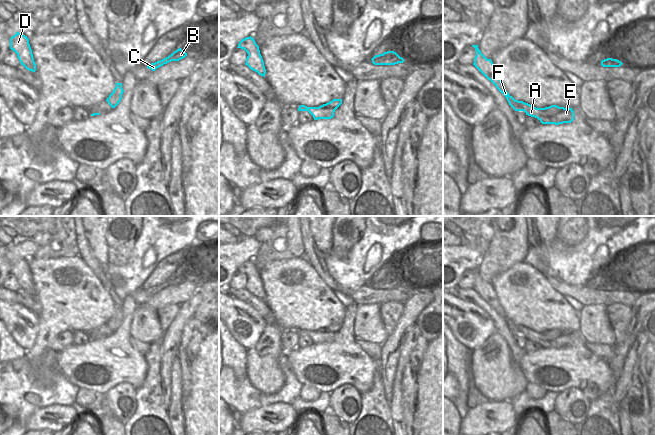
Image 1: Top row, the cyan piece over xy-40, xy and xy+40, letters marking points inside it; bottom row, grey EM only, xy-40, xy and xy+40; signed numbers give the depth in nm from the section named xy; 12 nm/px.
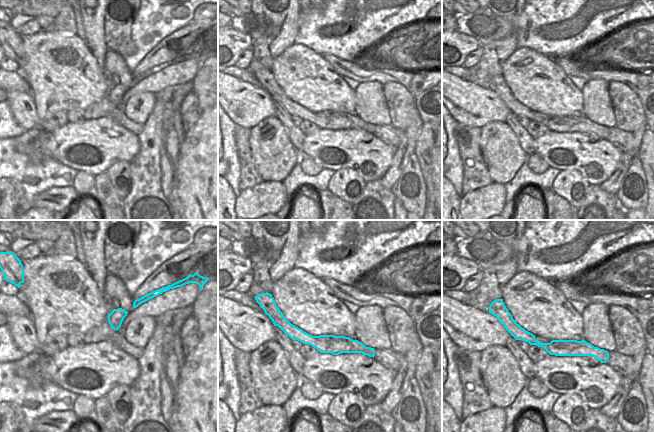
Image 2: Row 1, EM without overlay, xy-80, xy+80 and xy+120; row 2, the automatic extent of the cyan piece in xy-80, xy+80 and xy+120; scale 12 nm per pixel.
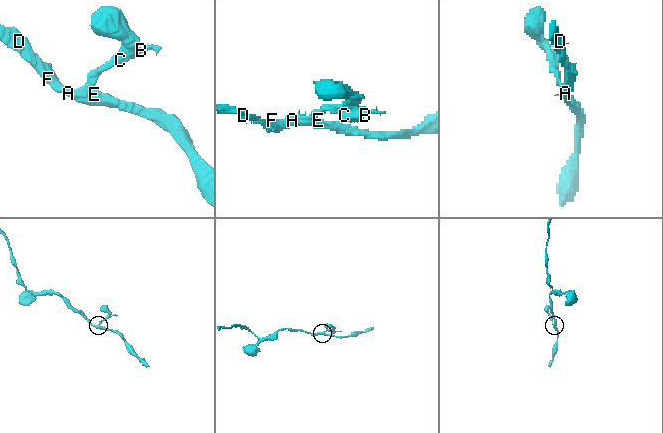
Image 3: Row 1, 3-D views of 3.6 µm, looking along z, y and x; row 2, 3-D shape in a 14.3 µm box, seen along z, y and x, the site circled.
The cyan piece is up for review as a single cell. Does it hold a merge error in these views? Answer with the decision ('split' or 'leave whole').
split

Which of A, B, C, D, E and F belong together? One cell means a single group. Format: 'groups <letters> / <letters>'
groups A D E F / B C

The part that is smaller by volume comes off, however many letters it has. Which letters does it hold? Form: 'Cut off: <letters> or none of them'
Cut off: B, C.

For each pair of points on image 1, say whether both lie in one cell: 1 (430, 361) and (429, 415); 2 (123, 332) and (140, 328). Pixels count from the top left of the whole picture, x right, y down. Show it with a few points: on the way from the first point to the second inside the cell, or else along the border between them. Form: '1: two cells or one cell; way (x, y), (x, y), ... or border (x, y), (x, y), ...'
1: one cell; way (430, 374), (430, 402)
2: two cells; border (135, 308), (130, 325), (130, 336)

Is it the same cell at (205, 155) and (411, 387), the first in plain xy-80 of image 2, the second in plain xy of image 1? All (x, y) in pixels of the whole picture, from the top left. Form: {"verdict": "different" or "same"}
{"verdict": "different"}

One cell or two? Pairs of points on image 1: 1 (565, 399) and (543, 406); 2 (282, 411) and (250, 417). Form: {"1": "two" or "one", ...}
{"1": "two", "2": "one"}

